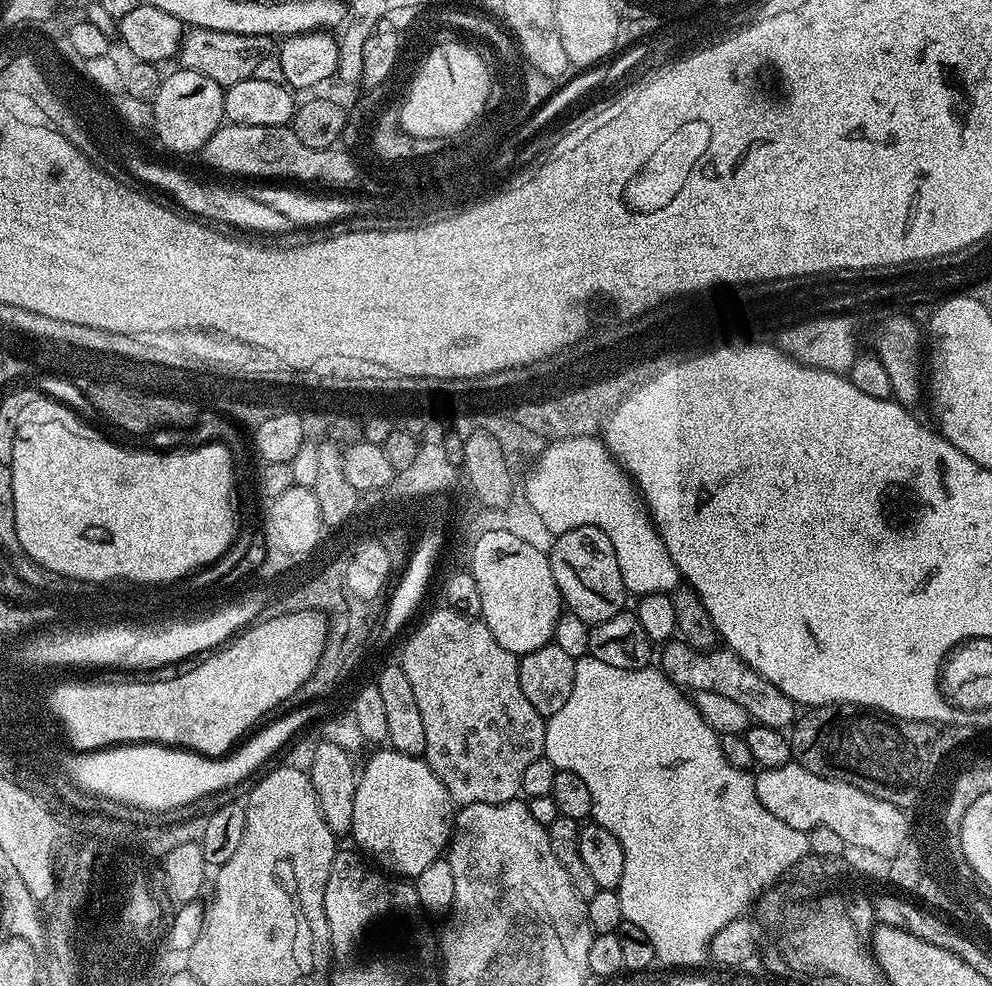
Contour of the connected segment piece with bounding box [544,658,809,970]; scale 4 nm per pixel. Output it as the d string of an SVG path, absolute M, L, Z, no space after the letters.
M591 658L577 659L574 674L574 690L570 690L570 698L566 706L558 710L558 714L547 717L544 729L546 742L544 756L553 766L562 772L573 772L586 782L592 799L591 819L600 824L622 846L622 854L626 854L626 870L622 870L622 882L619 886L622 914L625 920L634 922L646 938L650 938L650 946L654 946L654 954L662 965L673 964L676 970L688 970L700 966L703 960L709 959L708 944L730 922L741 919L753 907L754 901L765 890L773 887L781 879L780 875L791 870L804 855L808 854L808 833L794 826L786 826L782 818L774 818L762 802L756 797L756 781L745 769L730 766L722 754L720 736L698 714L695 703L684 696L677 685L673 684L659 667L649 666L638 670L618 670L618 666L606 666L606 662L598 662Z

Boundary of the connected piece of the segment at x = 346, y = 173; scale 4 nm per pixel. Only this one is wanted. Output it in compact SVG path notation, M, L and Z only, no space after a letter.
M220 125L220 129L208 139L202 157L212 168L229 172L232 176L261 176L264 182L290 182L286 180L309 180L312 184L333 184L340 188L358 176L358 167L351 154L340 146L315 148L304 145L291 127Z

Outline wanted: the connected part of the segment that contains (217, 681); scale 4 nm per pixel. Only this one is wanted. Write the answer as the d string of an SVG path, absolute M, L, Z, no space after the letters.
M289 612L275 615L269 620L261 619L245 627L227 646L205 655L201 659L205 660L197 668L192 668L189 672L181 671L168 682L144 682L139 678L133 678L129 684L60 682L60 691L52 698L52 704L55 705L56 712L63 716L68 732L71 732L68 744L81 748L79 751L87 754L93 752L95 746L109 740L157 737L164 742L194 746L194 750L201 754L227 753L241 739L238 734L238 720L253 720L259 725L267 712L274 711L283 700L290 699L303 684L305 687L311 681L318 660L323 656L321 644L325 644L326 617L291 616Z

